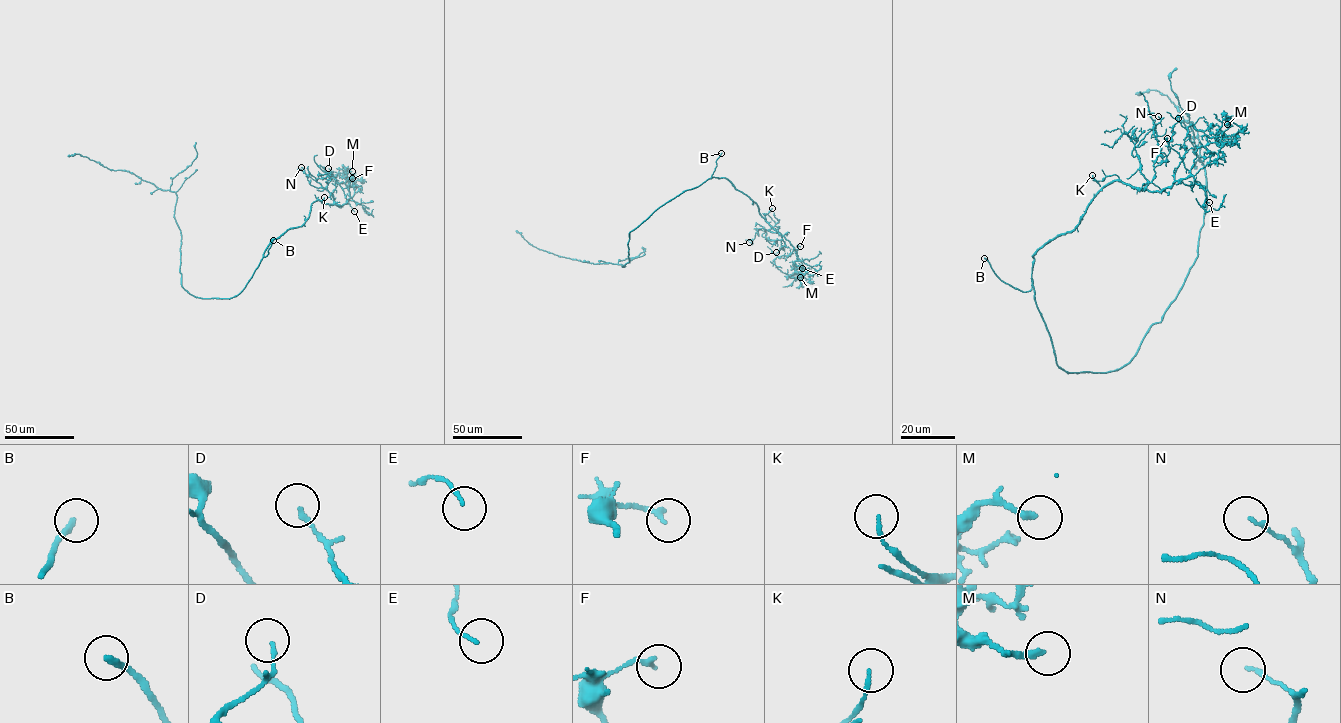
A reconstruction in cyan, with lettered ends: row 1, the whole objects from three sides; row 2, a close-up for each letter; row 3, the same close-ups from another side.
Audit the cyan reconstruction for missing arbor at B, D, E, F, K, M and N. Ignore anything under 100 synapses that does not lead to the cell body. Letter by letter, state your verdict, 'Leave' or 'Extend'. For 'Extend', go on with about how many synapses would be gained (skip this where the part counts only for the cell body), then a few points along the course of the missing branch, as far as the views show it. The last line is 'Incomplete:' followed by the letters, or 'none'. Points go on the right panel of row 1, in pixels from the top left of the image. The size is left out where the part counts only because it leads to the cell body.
B: Extend. Course of what is missing: (984, 258), (962, 247)
D: Leave
E: Leave
F: Leave
K: Leave
M: Leave
N: Leave
Incomplete: B

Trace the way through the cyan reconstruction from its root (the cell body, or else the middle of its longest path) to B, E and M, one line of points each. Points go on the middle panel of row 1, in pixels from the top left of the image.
B: (668, 202), (710, 179), (721, 153)
E: (668, 202), (708, 179), (725, 178), (757, 204), (759, 214), (789, 242), (800, 260), (794, 263), (802, 268)
M: (668, 202), (708, 179), (726, 178), (757, 204), (759, 214), (795, 249), (797, 271), (793, 277), (800, 277)

